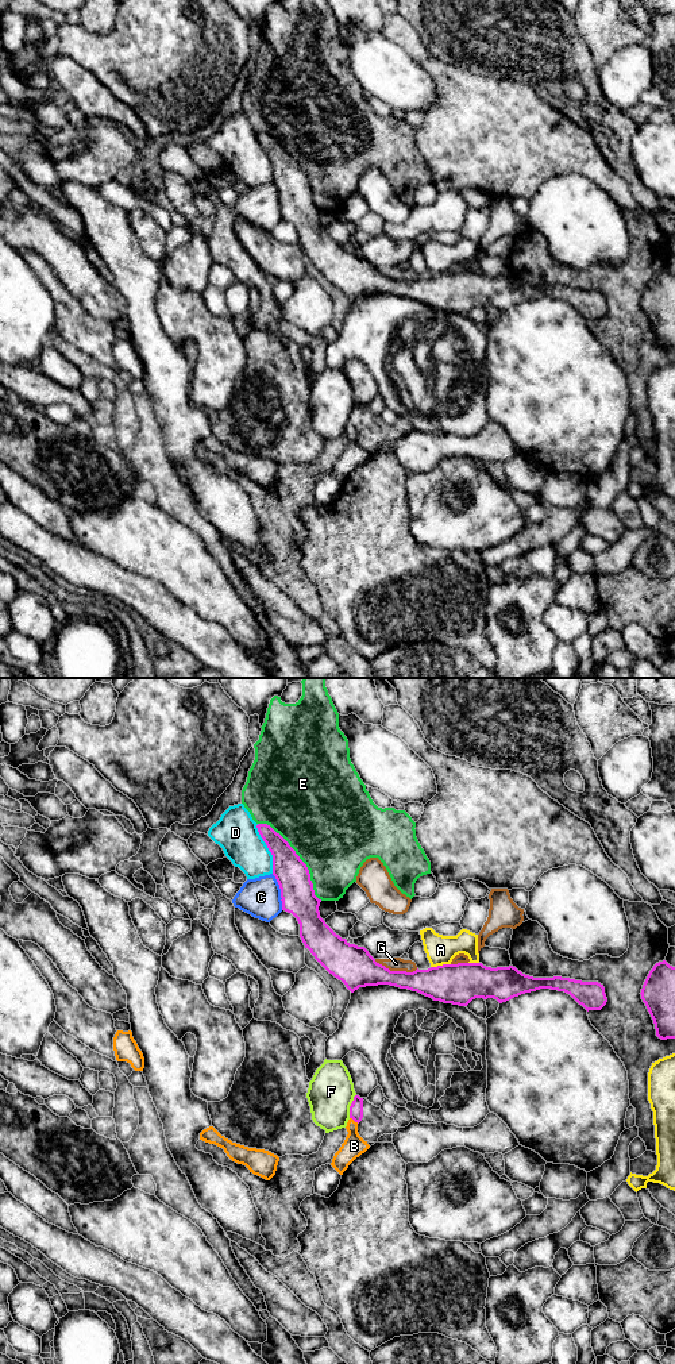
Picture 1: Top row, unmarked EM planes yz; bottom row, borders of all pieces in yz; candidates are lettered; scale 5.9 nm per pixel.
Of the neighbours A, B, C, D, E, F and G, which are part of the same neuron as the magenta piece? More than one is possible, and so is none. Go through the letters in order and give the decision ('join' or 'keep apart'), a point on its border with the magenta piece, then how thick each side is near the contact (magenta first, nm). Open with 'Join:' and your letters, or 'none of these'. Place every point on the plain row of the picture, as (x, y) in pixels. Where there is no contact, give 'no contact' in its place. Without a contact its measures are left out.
Join: B
A: keep apart; meets magenta in yz at (440, 274); 240 nm thick on the magenta side, 180 nm on the other
B: join; meets magenta in yz at (354, 428); 80 nm thick on the magenta side, 140 nm on the other
C: keep apart; meets magenta in yz at (281, 200); 200 nm thick on the magenta side, 240 nm on the other
D: keep apart; meets magenta in yz at (267, 155); 200 nm thick on the magenta side, 240 nm on the other
E: keep apart; meets magenta in yz at (299, 166); 200 nm thick on the magenta side, 480 nm on the other
F: keep apart; meets magenta in yz at (350, 415); 80 nm thick on the magenta side, 280 nm on the other
G: keep apart; meets magenta in yz at (396, 280); 240 nm thick on the magenta side, 80 nm on the other

